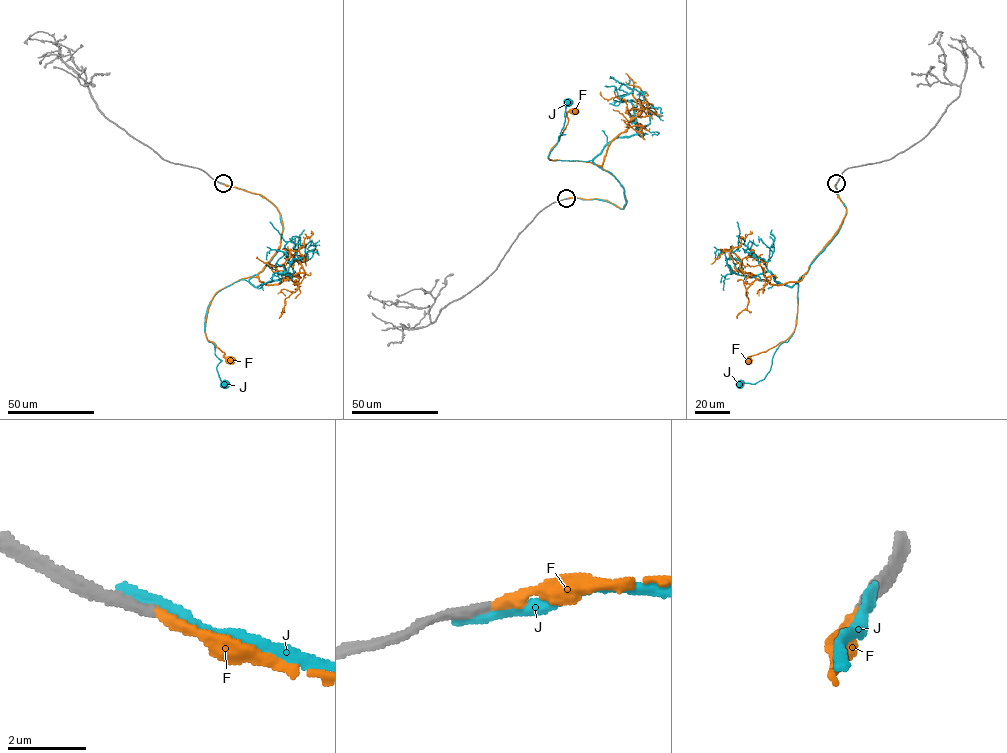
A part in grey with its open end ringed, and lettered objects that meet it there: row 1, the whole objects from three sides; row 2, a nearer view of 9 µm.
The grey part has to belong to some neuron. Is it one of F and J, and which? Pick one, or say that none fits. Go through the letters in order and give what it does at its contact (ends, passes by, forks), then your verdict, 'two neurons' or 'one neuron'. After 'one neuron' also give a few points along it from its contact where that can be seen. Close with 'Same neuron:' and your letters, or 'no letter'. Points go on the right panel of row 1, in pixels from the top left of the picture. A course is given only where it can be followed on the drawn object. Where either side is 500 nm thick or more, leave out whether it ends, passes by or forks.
F: it ends there; one neuron; it runs (836, 184), (845, 214), (832, 238), (799, 279), (793, 332), (750, 356), (748, 362)
J: it ends there; two neurons
Same neuron: F

